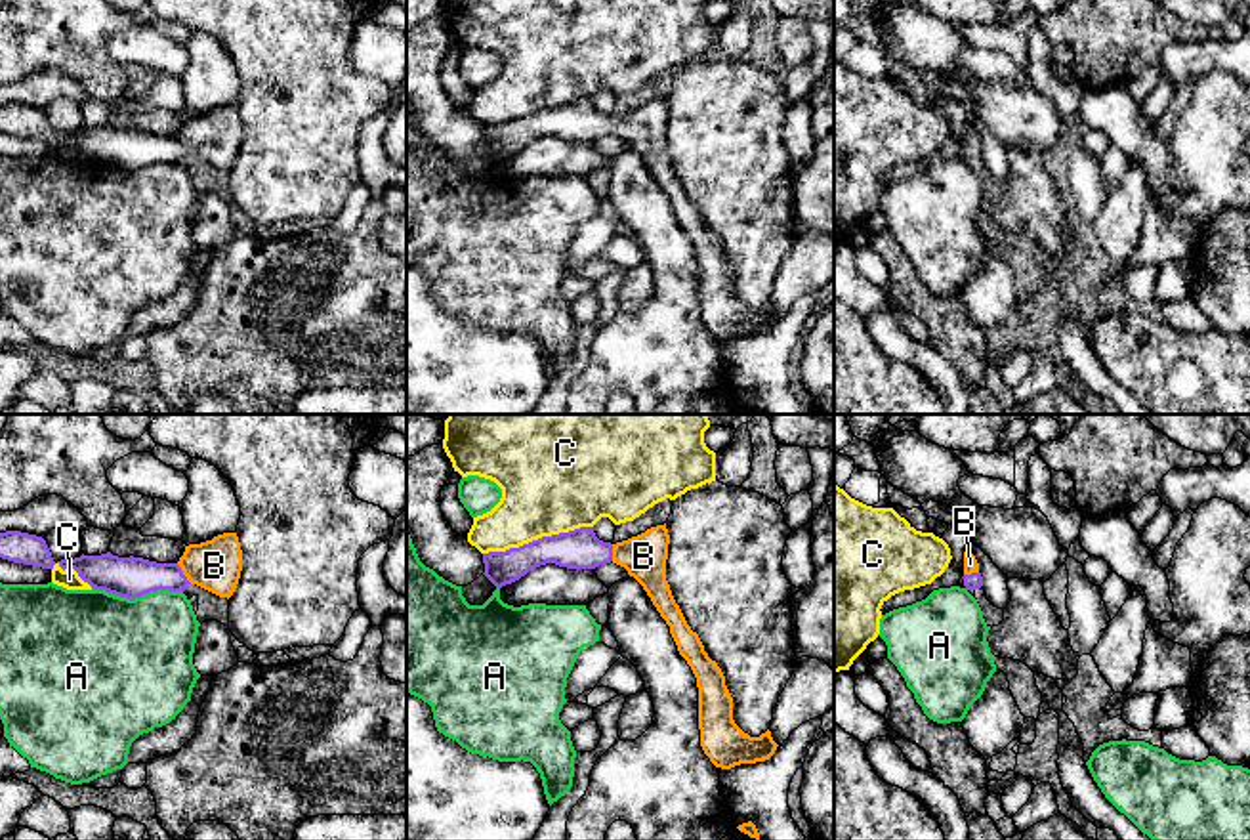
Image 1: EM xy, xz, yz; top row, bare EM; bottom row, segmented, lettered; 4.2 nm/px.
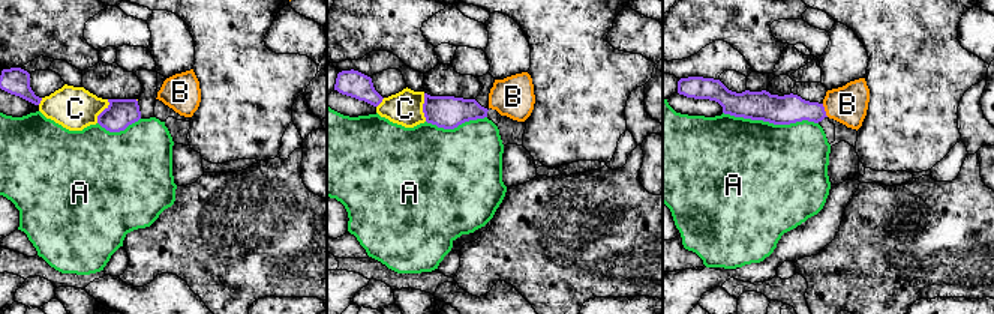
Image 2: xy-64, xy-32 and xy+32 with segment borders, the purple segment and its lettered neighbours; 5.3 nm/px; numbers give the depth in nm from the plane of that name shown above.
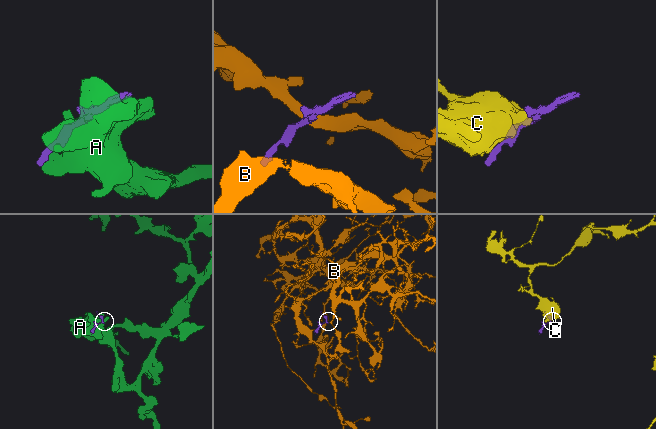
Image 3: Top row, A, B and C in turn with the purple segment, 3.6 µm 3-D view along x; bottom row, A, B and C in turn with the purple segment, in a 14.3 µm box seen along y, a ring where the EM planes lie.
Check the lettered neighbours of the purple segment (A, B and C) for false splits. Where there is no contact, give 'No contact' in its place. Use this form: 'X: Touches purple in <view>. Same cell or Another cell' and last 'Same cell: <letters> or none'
A: Touches purple in xy. Another cell
B: Touches purple in xy. Same cell
C: Touches purple in xz. Another cell
Same cell: B

